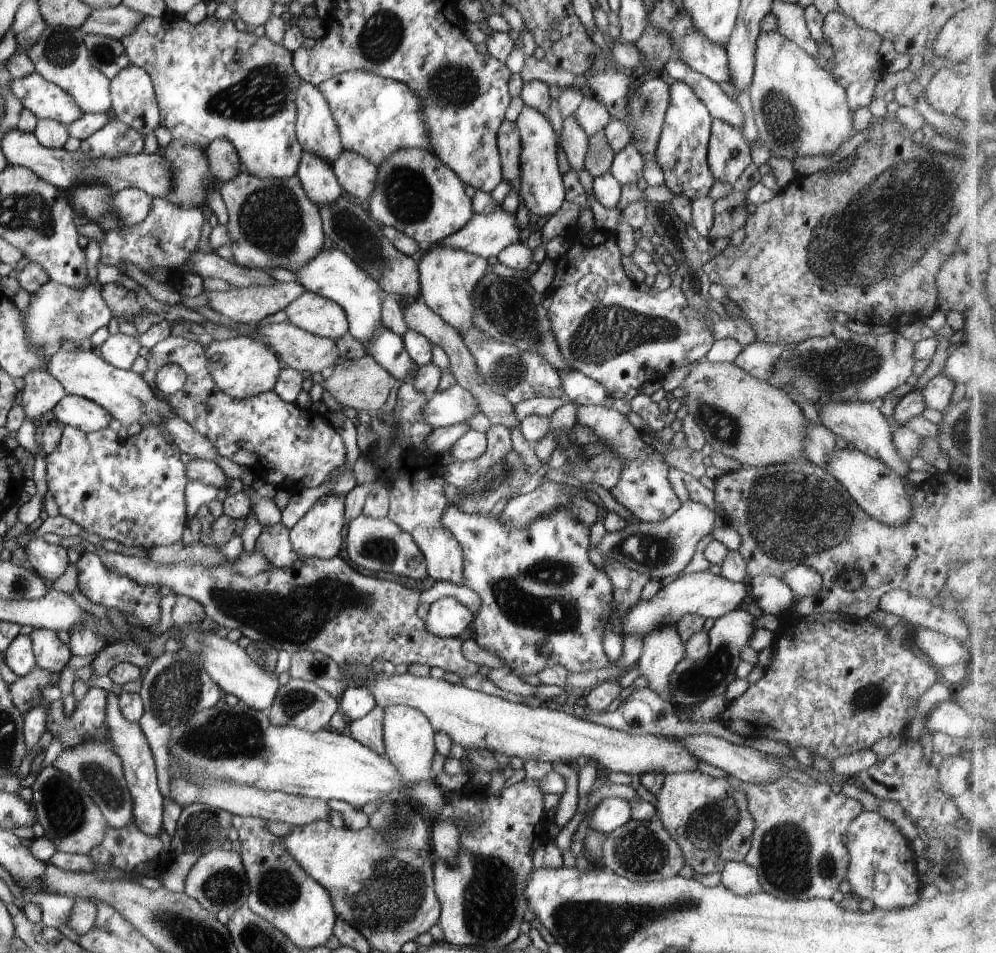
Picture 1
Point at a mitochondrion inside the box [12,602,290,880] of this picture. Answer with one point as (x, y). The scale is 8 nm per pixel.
(230, 734)

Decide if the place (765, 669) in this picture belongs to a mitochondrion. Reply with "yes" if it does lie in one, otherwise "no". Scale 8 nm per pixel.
no

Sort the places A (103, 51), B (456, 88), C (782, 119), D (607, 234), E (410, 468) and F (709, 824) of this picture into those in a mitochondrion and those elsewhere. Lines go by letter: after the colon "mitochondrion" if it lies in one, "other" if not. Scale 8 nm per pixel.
A: mitochondrion
B: mitochondrion
C: mitochondrion
D: other
E: other
F: mitochondrion

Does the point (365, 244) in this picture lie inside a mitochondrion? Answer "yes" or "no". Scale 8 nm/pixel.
yes

